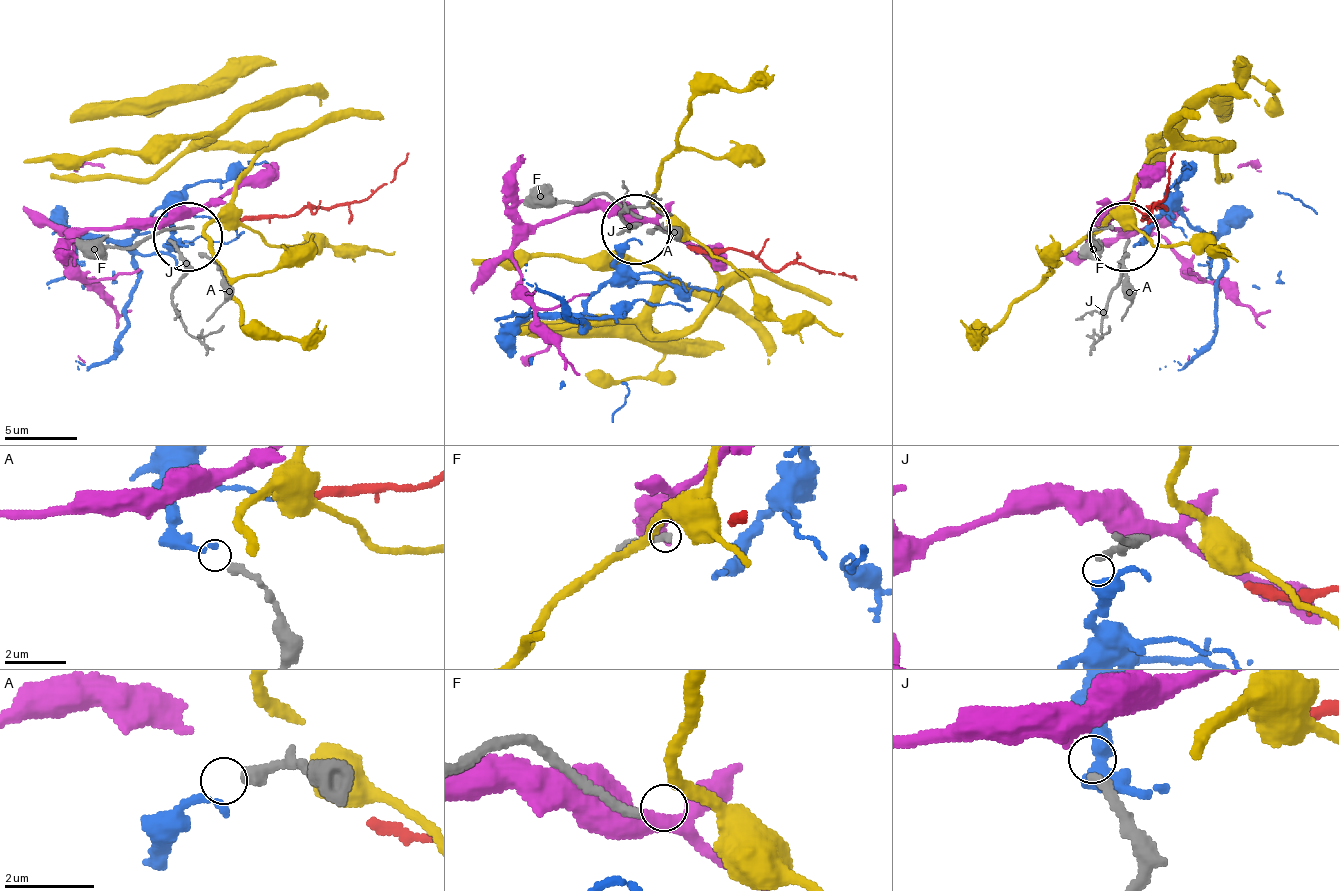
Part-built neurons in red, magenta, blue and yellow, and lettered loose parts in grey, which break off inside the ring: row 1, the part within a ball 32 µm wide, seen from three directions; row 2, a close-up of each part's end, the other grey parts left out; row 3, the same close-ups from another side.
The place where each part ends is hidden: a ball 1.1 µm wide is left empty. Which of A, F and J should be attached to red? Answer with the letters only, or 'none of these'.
none of these

